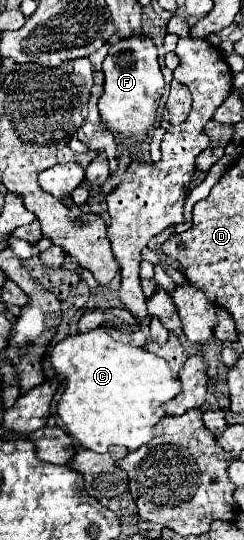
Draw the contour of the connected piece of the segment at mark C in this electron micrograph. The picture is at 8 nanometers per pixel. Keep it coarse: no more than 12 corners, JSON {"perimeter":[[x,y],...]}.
{"perimeter":[[103,330],[55,344],[57,414],[79,448],[137,450],[181,392]]}

